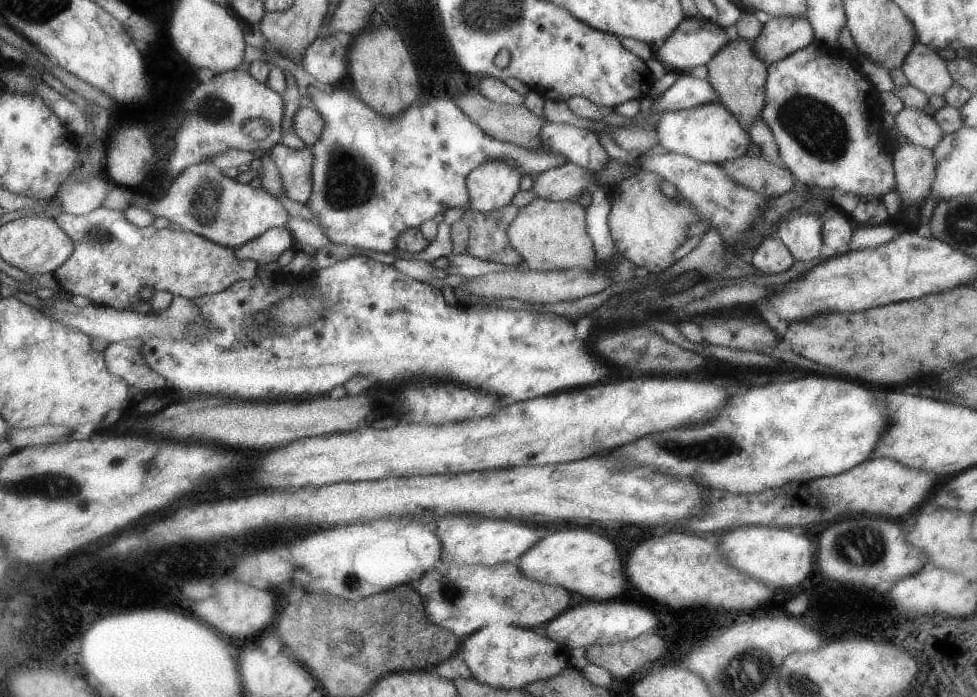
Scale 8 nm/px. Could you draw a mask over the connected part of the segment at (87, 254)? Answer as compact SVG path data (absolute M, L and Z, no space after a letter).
M103 207L95 208L93 211L90 211L85 215L69 215L68 213L60 213L57 217L53 218L55 223L69 236L71 240L72 246L74 247L74 251L71 252L71 256L63 262L52 274L55 276L59 287L61 288L61 292L69 293L73 295L81 295L87 297L92 304L100 305L103 307L110 307L114 310L124 310L131 309L134 310L134 306L139 299L139 292L141 288L147 286L153 288L154 290L166 291L169 292L172 296L180 295L185 299L191 301L199 296L205 294L214 294L224 289L227 289L231 284L234 284L239 280L251 279L256 276L255 270L257 270L257 264L254 261L240 260L234 255L234 250L229 249L228 247L218 246L201 236L192 234L191 232L185 231L184 229L180 232L175 232L168 230L167 228L162 230L156 230L151 225L149 227L137 227L133 224L127 222L124 218L124 212L122 210L106 210Z

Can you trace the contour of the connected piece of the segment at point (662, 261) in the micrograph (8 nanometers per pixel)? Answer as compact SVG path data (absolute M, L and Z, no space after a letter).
M639 171L608 188L610 212L607 218L608 233L616 252L631 261L635 267L645 268L651 275L669 269L675 262L673 252L686 240L687 227L698 220L692 209L679 196L676 201L667 199L659 190L663 178L650 171Z

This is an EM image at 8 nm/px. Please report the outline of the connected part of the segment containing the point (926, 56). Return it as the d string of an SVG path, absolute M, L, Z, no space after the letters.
M916 41L911 51L904 57L900 67L907 83L927 96L942 95L954 83L943 61L935 50Z

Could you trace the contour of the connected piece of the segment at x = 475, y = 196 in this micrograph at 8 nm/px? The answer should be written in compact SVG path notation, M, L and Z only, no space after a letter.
M499 160L486 161L473 168L466 177L470 209L490 212L509 205L519 191L522 173Z

